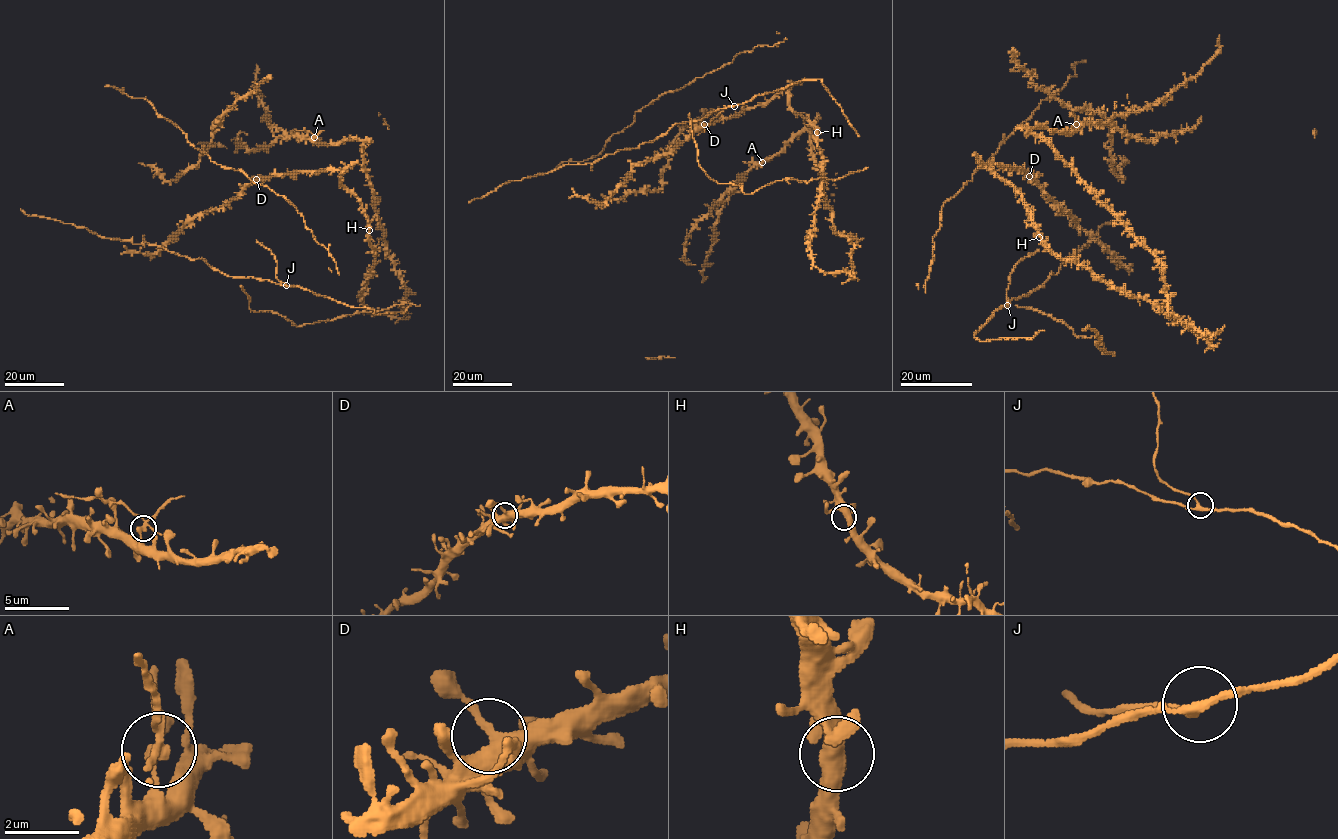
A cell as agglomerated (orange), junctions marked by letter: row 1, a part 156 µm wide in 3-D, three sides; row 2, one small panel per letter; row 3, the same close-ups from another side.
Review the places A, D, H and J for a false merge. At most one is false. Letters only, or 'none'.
A

